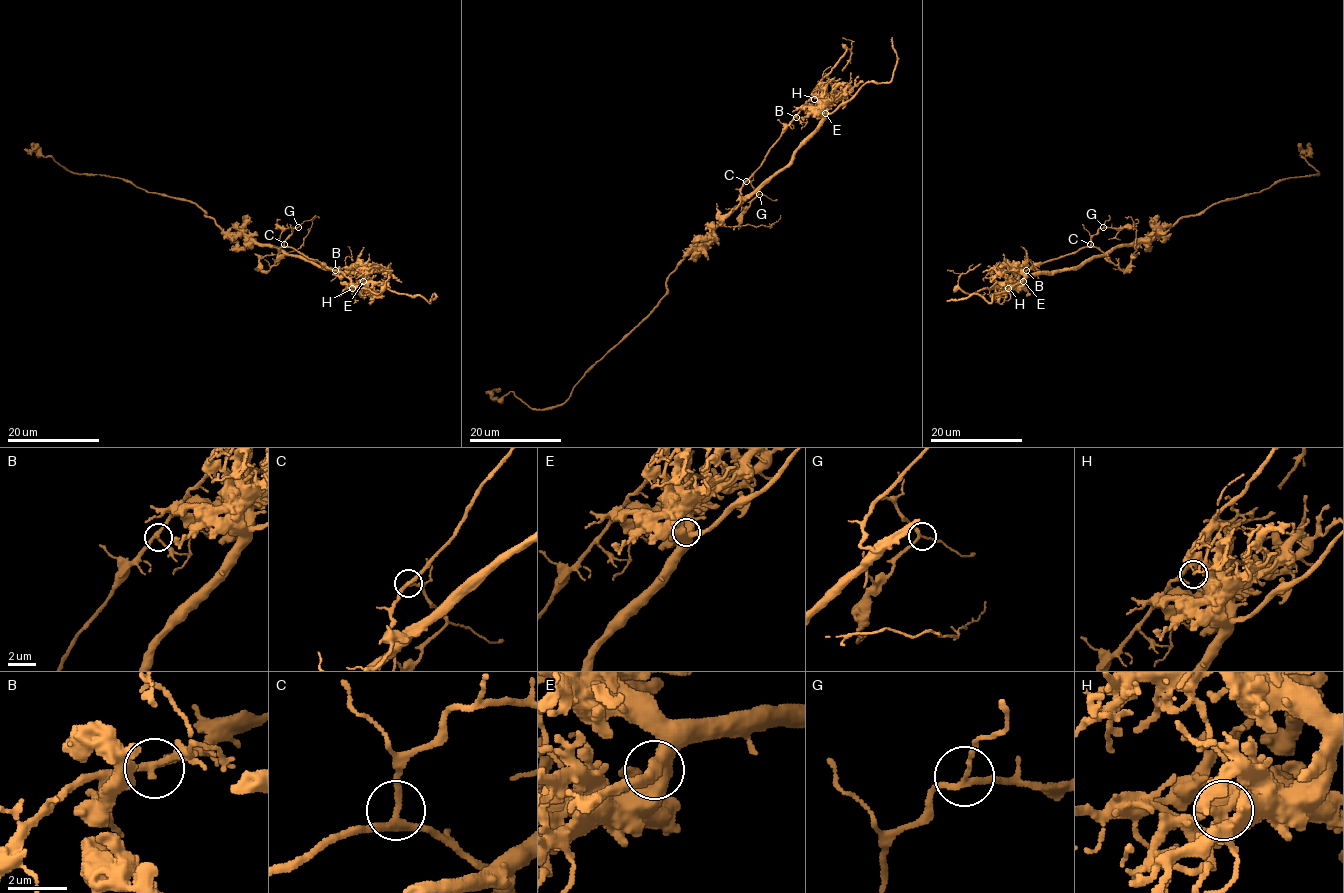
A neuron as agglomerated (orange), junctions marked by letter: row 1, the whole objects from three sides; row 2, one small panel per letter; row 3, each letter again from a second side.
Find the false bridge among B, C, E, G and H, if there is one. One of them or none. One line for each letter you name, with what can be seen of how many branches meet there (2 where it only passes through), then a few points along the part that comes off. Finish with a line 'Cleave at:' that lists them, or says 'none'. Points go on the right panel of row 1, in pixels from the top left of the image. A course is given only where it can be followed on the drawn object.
H: Branches: 3. Course of the part to remove: (1008, 288), (1005, 282), (1015, 273), (1084, 247), (1100, 248), (1126, 269), (1136, 254), (1136, 230), (1125, 216)
Cleave at: H

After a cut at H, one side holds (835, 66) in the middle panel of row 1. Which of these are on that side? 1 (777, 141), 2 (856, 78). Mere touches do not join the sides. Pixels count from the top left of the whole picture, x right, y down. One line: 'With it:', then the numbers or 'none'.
With it: 1

